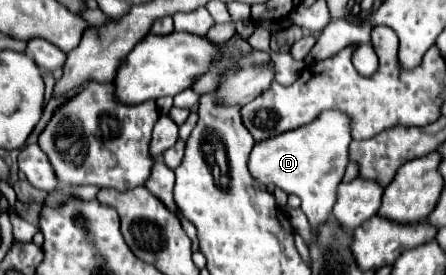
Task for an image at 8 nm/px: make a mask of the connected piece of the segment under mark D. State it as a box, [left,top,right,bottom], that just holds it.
[249,110,351,228]

